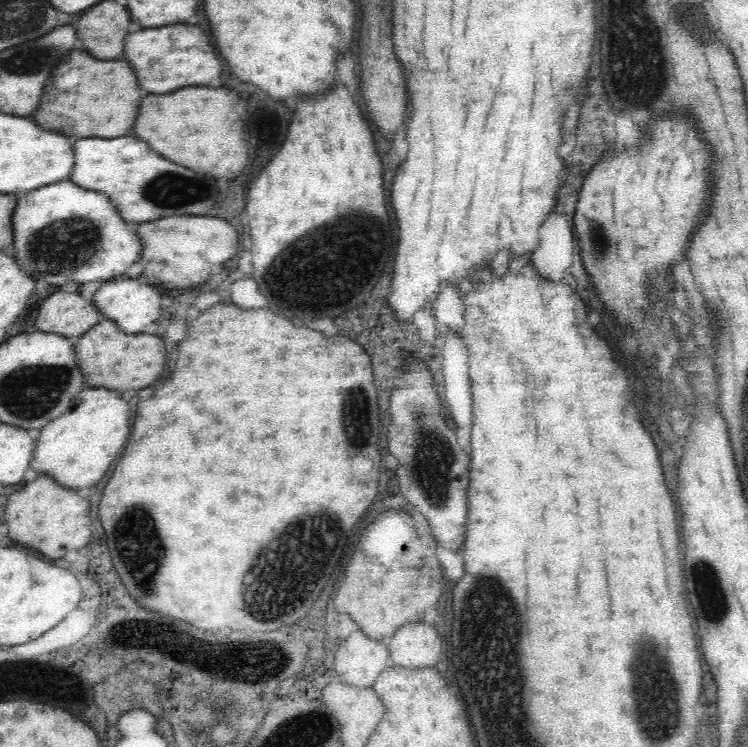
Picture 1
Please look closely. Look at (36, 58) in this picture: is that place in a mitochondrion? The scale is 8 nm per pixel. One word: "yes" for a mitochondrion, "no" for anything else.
yes

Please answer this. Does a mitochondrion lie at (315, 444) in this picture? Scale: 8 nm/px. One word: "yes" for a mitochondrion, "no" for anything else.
no

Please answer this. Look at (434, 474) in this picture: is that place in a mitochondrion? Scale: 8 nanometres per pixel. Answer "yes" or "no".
yes

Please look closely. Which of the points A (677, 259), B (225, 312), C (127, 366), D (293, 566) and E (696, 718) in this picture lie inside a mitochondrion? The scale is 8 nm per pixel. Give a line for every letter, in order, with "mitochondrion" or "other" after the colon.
A: other
B: other
C: other
D: mitochondrion
E: other

